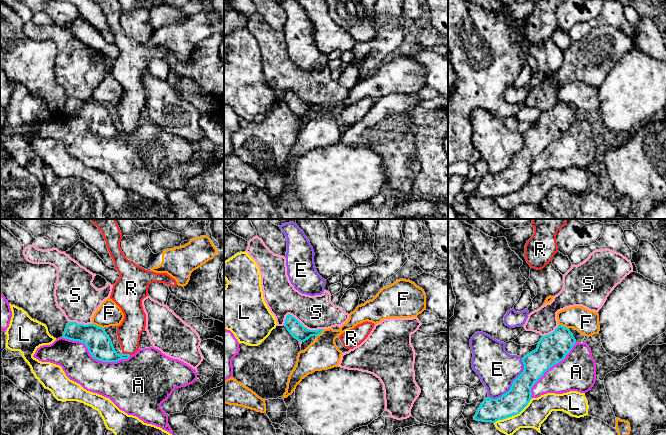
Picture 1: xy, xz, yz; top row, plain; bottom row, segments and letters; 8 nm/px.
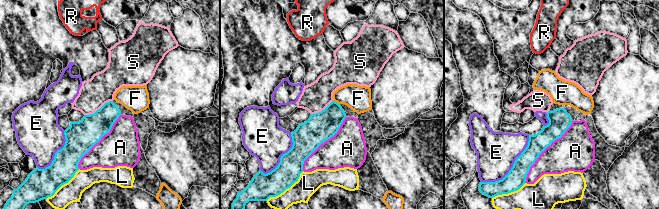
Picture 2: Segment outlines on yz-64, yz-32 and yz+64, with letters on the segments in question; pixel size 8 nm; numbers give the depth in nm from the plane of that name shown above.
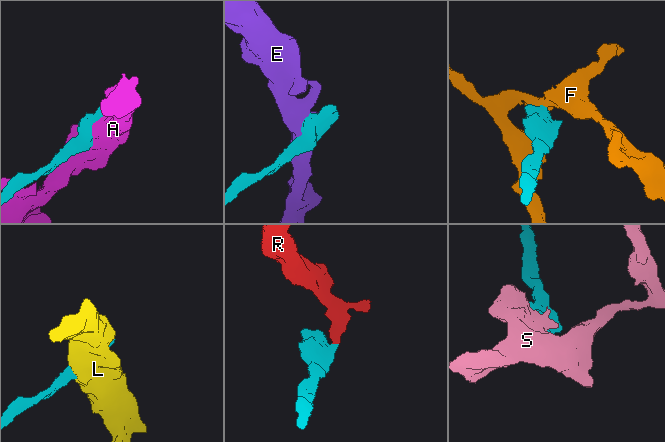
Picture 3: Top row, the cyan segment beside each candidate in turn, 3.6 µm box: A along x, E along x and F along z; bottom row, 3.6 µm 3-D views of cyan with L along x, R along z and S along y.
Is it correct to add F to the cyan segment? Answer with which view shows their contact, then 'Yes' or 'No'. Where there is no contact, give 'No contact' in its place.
Touches cyan in xy. No

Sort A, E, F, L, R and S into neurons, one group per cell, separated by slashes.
A / E / F / L / R / S

